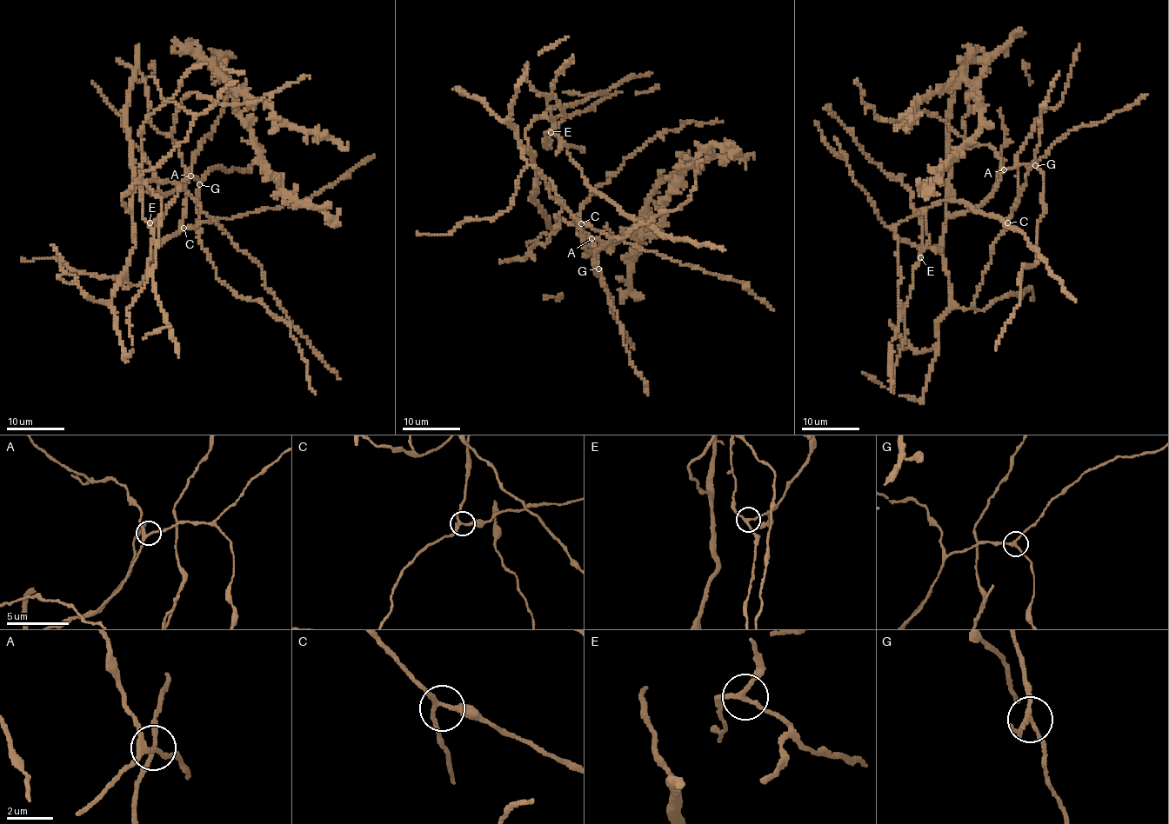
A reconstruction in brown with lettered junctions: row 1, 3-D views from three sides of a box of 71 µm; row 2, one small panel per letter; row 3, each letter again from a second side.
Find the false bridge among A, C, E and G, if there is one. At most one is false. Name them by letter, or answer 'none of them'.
E

